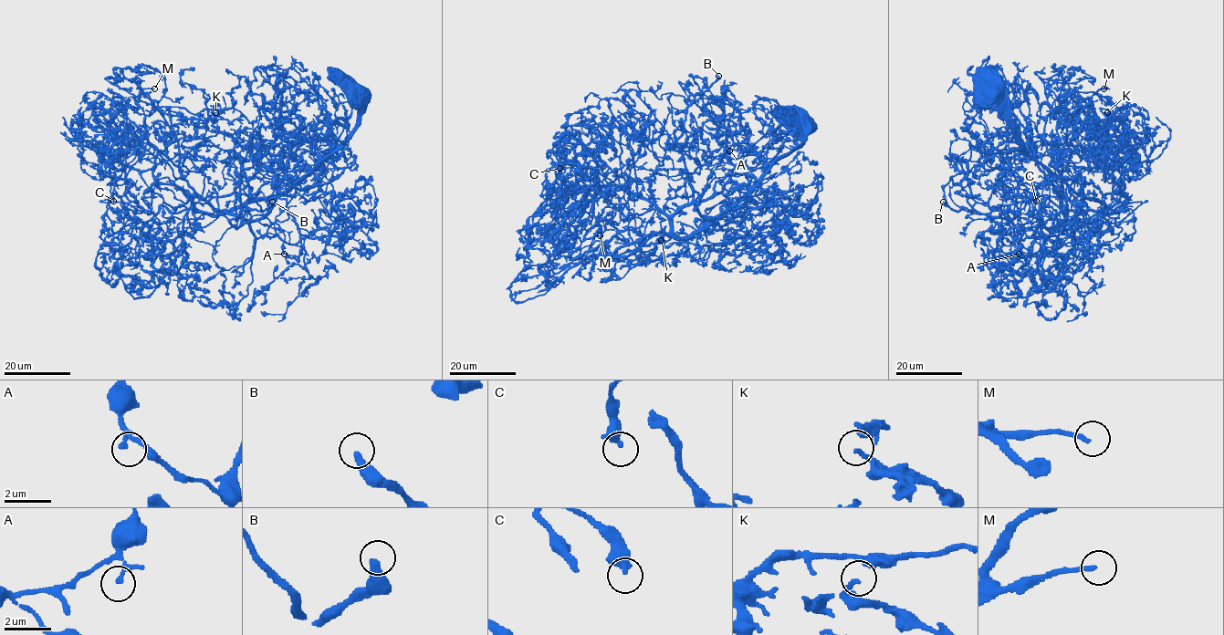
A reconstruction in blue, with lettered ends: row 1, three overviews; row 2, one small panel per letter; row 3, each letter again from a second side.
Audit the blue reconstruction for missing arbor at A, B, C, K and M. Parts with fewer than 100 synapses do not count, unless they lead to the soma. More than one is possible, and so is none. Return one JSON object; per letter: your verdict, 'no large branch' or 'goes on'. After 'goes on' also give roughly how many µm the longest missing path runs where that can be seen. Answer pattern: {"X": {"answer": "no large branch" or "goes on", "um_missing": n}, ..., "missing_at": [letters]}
{"A": {"answer": "no large branch"}, "B": {"answer": "goes on", "um_missing": 50}, "C": {"answer": "no large branch"}, "K": {"answer": "no large branch"}, "M": {"answer": "goes on", "um_missing": 25}, "missing_at": ["B", "M"]}

